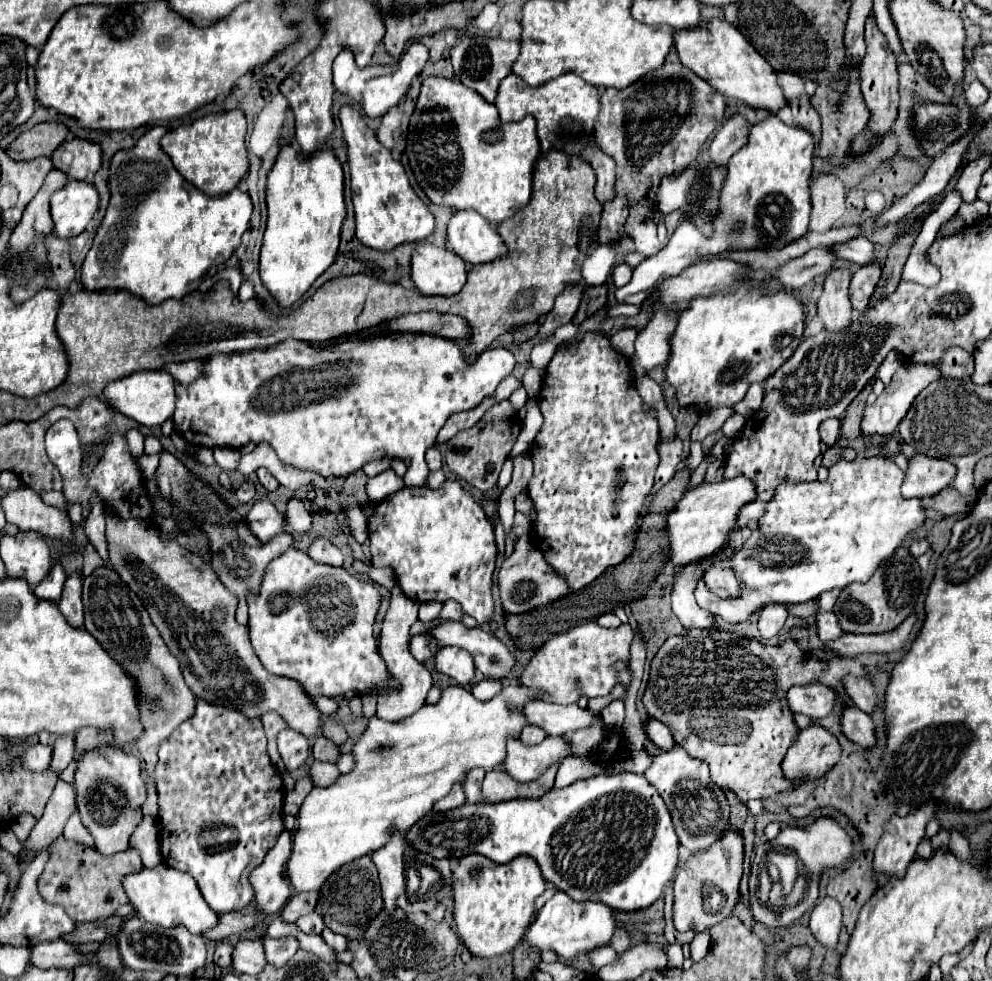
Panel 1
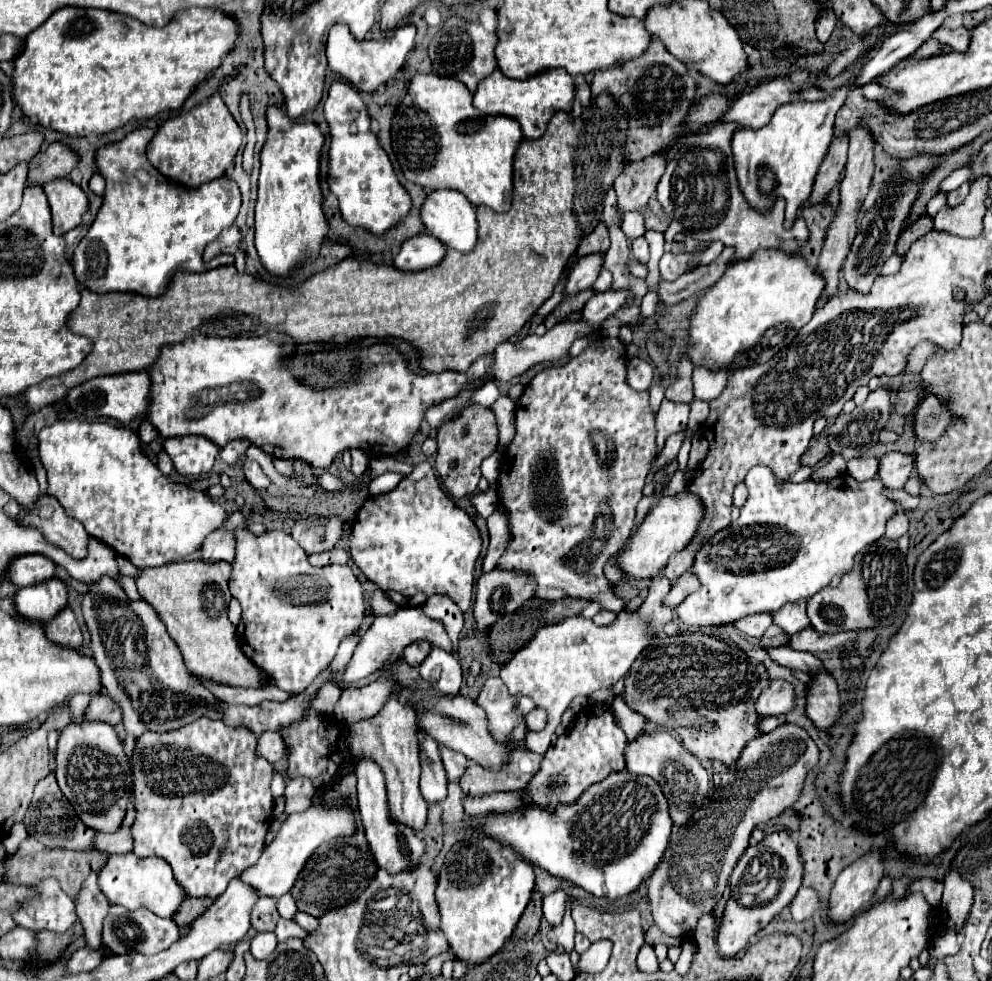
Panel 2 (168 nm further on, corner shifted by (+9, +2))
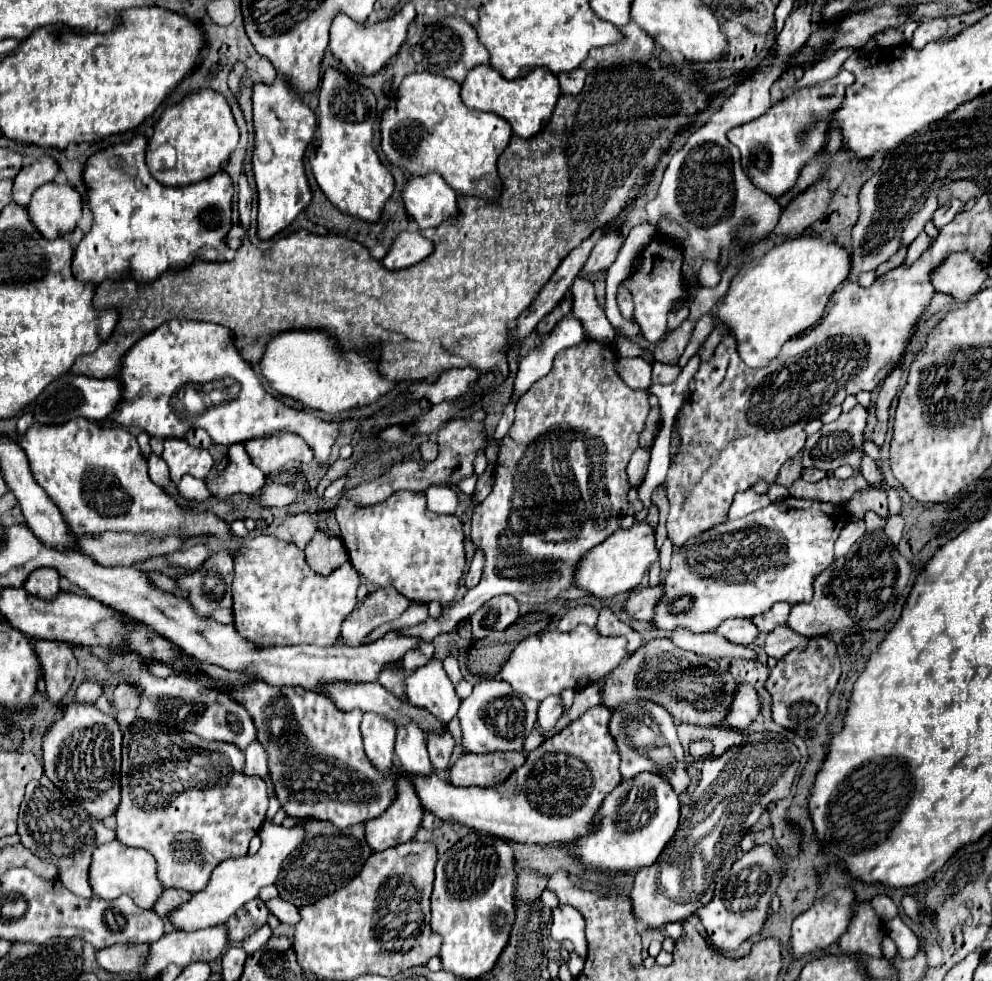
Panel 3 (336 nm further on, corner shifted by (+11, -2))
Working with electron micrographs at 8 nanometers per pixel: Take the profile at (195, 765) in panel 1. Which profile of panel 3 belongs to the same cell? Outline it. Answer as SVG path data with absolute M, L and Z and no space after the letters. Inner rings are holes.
M140 720L126 728L122 742L122 798L116 810L118 840L130 848L144 848L156 858L158 878L164 888L202 892L220 862L248 854L250 840L266 820L268 784L260 776L246 776L244 760L244 752L230 742L206 742L196 734L178 734L176 730L158 732L152 724Z

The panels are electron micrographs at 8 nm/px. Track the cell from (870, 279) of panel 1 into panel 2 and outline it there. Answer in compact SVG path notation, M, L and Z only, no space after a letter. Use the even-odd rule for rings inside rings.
M916 154L908 160L900 160L898 168L888 180L886 180L886 188L880 194L880 198L874 202L874 206L870 210L866 210L860 230L852 242L850 254L846 256L844 262L844 278L848 282L850 288L860 290L866 294L866 290L870 290L872 282L880 276L882 264L894 254L896 250L896 242L904 230L906 218L910 218L910 206L914 204L914 200L920 194L922 182L930 176L930 172L938 166L938 162L942 160L940 154Z

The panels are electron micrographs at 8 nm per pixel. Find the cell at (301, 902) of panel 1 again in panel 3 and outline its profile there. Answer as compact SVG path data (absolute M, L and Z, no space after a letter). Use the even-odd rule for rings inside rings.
M260 898L248 902L248 906L242 906L226 922L230 940L244 940L248 934L254 934L258 928L262 928L268 922L268 916L270 916L270 910Z

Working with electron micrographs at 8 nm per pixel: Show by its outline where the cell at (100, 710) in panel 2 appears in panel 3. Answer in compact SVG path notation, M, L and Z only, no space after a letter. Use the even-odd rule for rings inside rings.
M118 684L114 694L112 694L112 708L114 710L126 710L126 708L136 708L140 700L140 692L134 690L130 684Z

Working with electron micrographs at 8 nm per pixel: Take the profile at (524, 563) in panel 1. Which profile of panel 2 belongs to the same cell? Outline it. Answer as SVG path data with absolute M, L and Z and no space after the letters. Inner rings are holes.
M492 570L482 574L476 584L474 620L480 630L488 630L500 616L516 612L534 596L534 580L526 574Z

